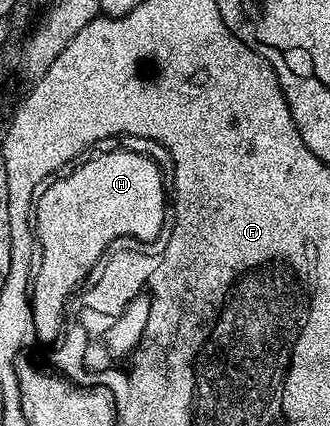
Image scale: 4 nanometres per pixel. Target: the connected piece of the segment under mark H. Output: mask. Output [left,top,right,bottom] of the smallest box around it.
[24,130,177,342]

